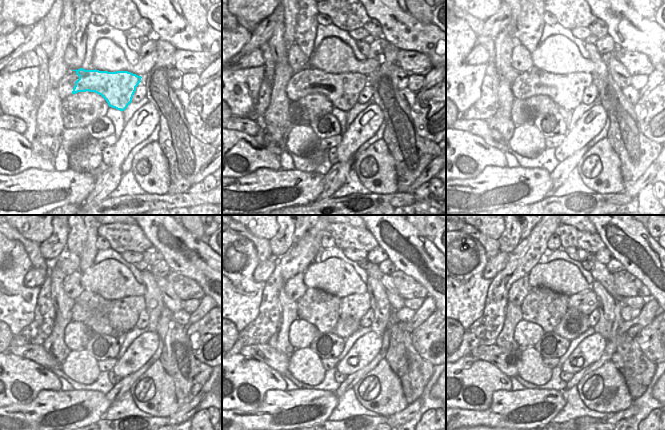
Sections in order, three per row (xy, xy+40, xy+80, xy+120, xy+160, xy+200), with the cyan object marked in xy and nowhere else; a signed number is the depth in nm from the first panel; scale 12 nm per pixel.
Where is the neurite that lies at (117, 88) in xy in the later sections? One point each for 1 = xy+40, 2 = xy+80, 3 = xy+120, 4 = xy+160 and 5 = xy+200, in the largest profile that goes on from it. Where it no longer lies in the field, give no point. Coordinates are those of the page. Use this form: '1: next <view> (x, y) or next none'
1: next xy+40 (342, 90)
2: next xy+80 (567, 91)
3: next xy+120 (123, 313)
4: next xy+160 (355, 306)
5: next xy+200 (585, 302)

